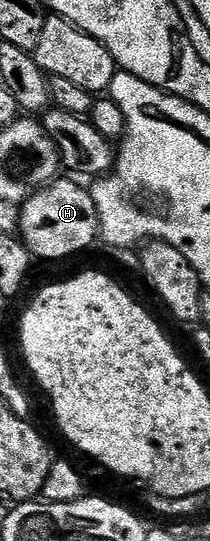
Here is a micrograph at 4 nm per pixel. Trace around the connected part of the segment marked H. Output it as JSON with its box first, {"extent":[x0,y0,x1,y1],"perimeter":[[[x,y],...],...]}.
{"extent":[18,178,100,259],"perimeter":[[[56,178],[54,183],[47,184],[40,191],[34,191],[19,211],[18,234],[21,236],[25,246],[27,246],[32,256],[39,259],[67,259],[70,255],[79,255],[86,247],[91,247],[100,238],[99,218],[97,217],[97,205],[93,205],[93,197],[86,186],[82,187],[74,178]]]}

